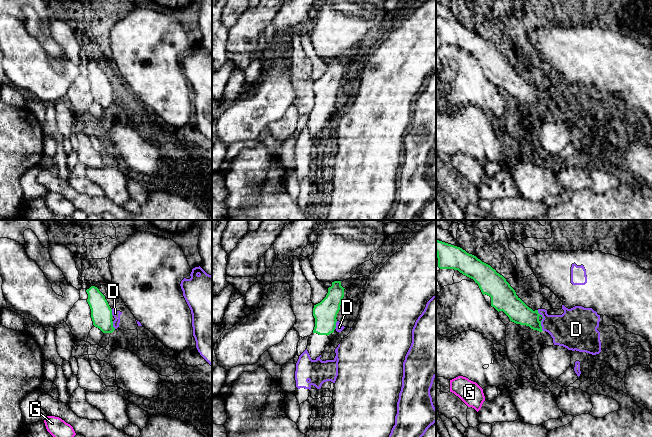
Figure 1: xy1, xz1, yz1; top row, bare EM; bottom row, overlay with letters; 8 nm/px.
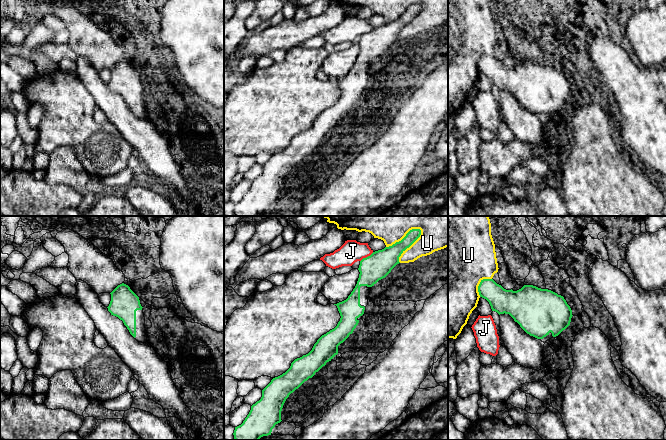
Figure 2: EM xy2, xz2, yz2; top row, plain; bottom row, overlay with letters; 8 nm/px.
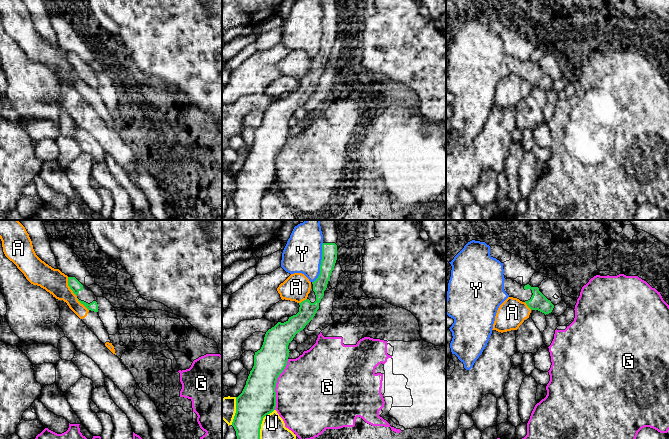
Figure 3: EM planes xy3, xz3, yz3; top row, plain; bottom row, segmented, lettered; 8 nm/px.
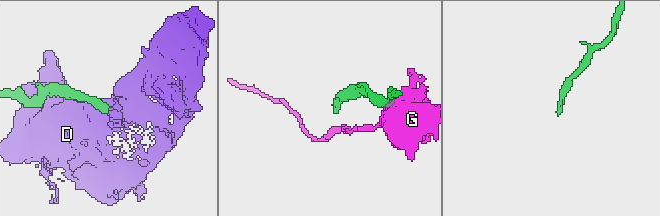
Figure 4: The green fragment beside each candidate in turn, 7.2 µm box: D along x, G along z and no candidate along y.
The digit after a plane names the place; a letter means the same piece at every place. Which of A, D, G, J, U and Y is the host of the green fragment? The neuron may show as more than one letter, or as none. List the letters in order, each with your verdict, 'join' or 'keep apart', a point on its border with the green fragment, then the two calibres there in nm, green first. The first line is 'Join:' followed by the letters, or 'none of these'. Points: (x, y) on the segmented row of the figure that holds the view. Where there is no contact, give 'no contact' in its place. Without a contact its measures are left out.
Join: none of these
A: keep apart; meets green in xy3 at (69, 286); 90 nm thick on the green side, 200 nm on the other
D: keep apart; meets green in yz1 at (541, 320); 180 nm thick on the green side, 280 nm on the other
G: keep apart; meets green in xz3 at (275, 384); 280 nm thick on the green side, 480 nm on the other
J: keep apart; meets green in xz2 at (366, 257); 220 nm thick on the green side, 180 nm on the other
U: keep apart; meets green in xz2 at (410, 245); 180 nm thick on the green side, 320 nm on the other
Y: keep apart; meets green in xz3 at (321, 263); 130 nm thick on the green side, 300 nm on the other

